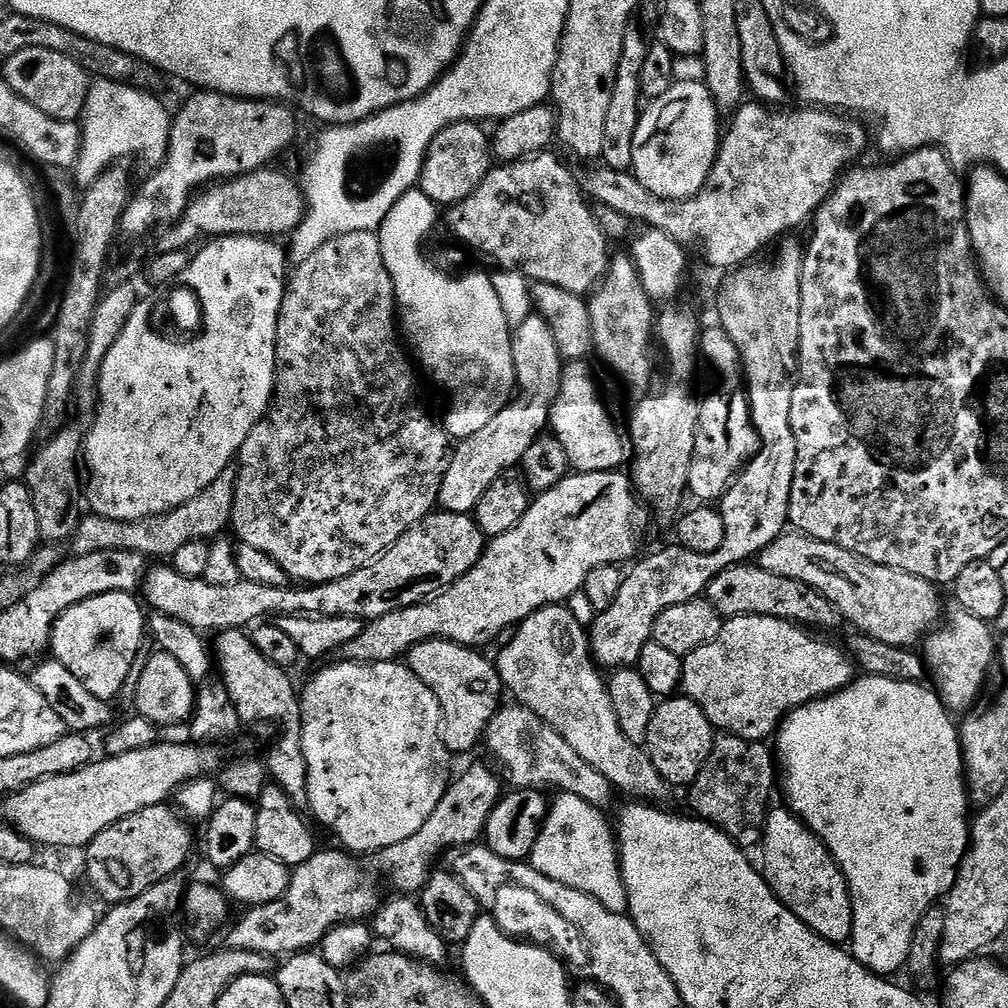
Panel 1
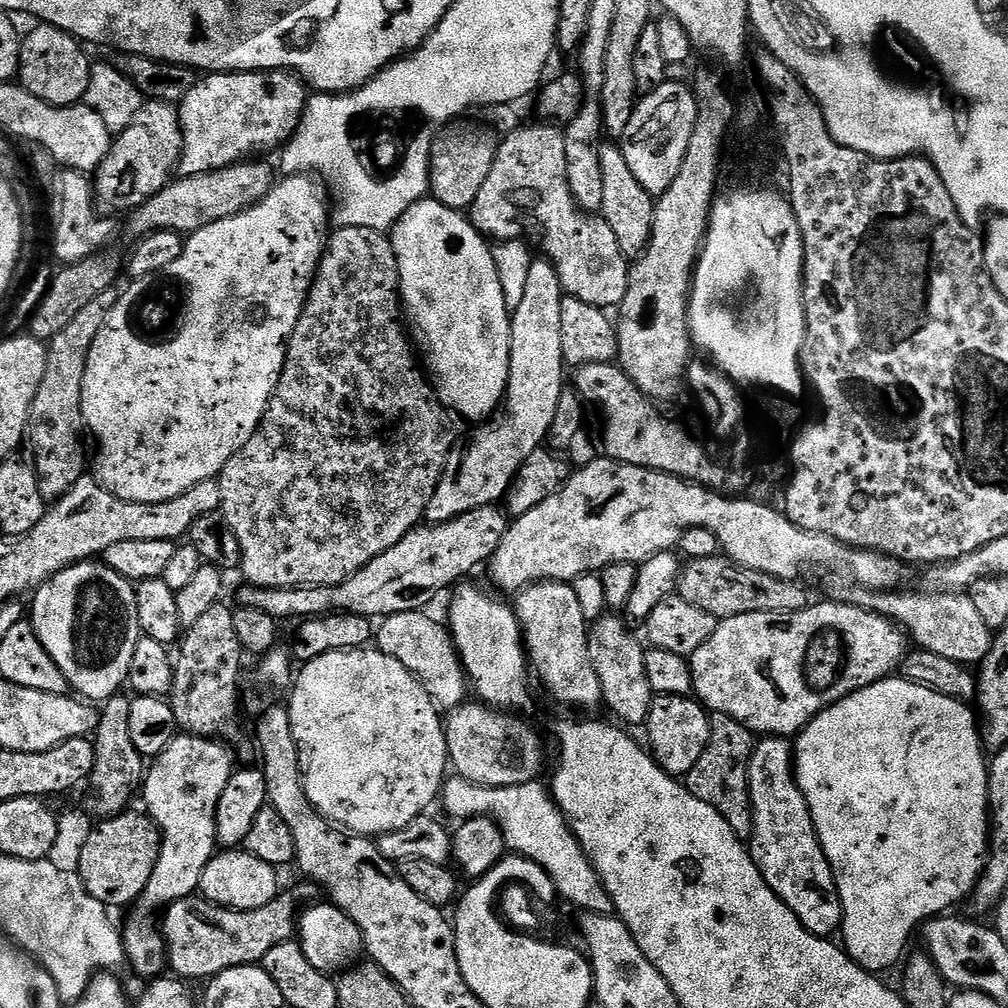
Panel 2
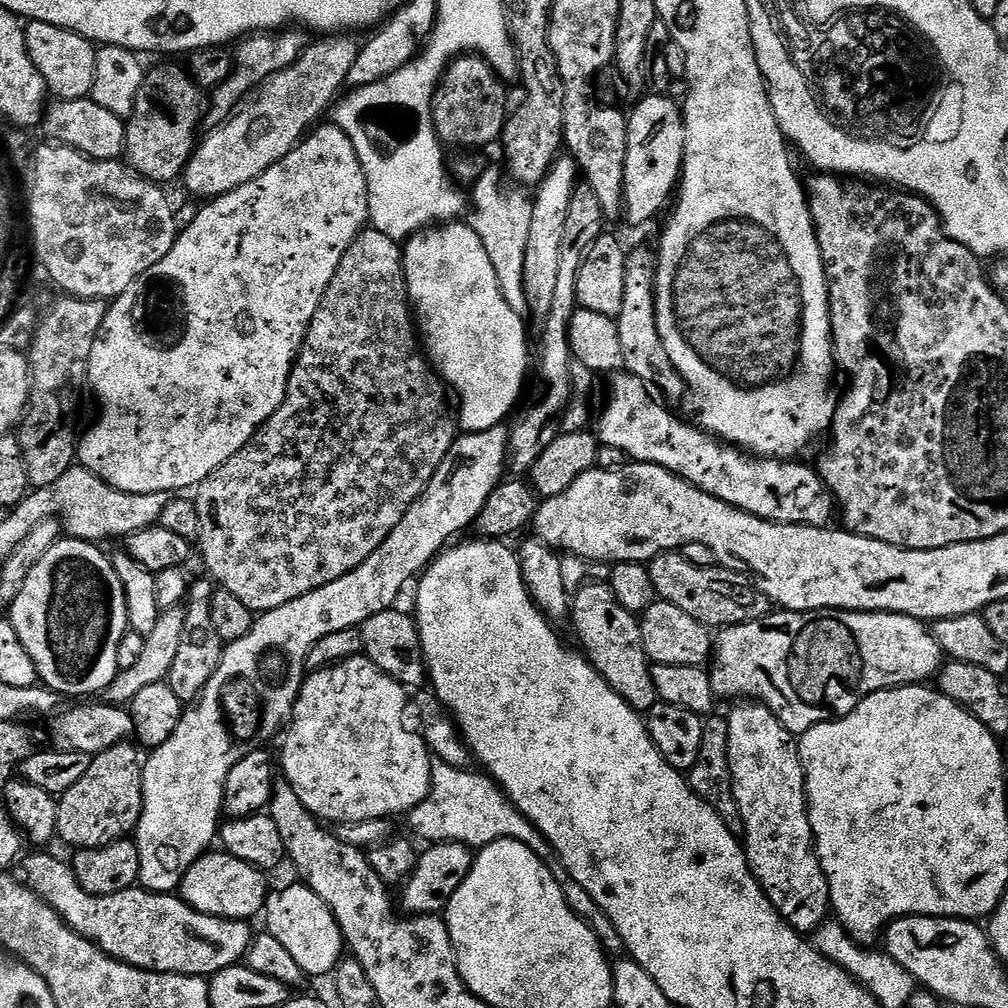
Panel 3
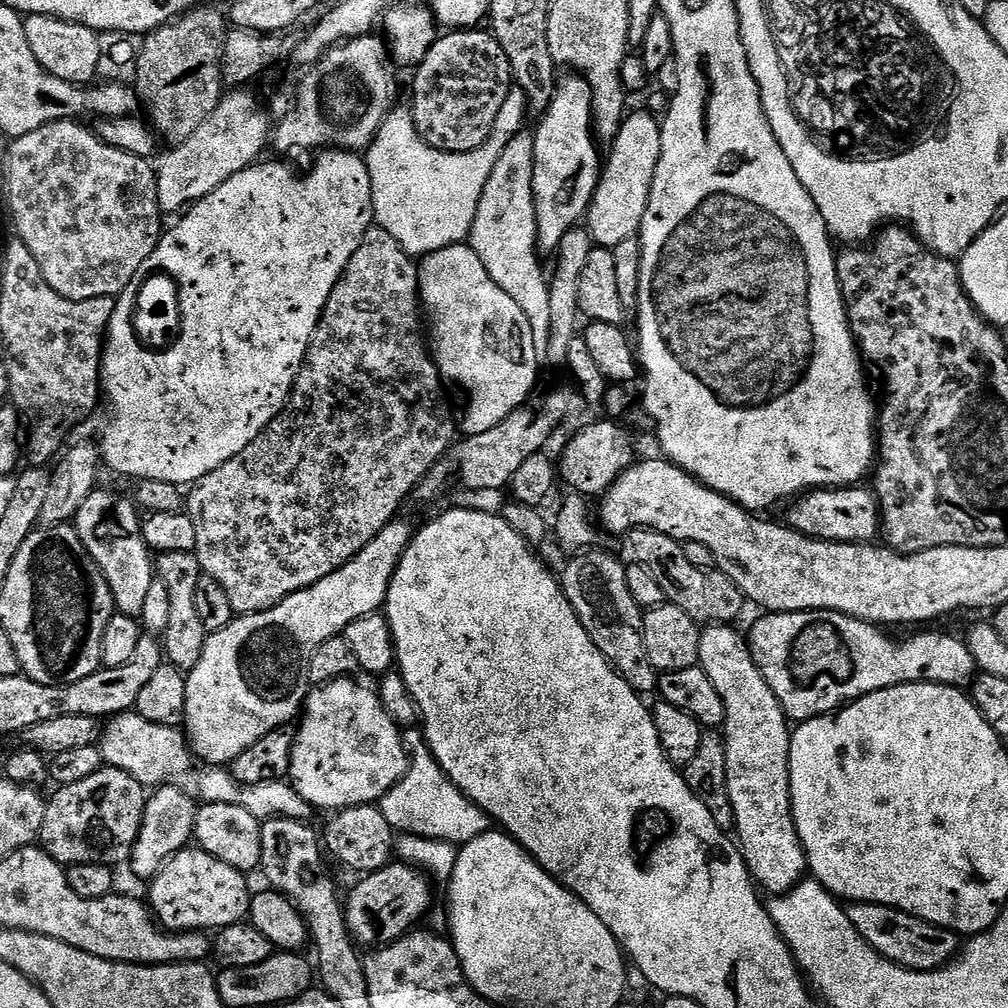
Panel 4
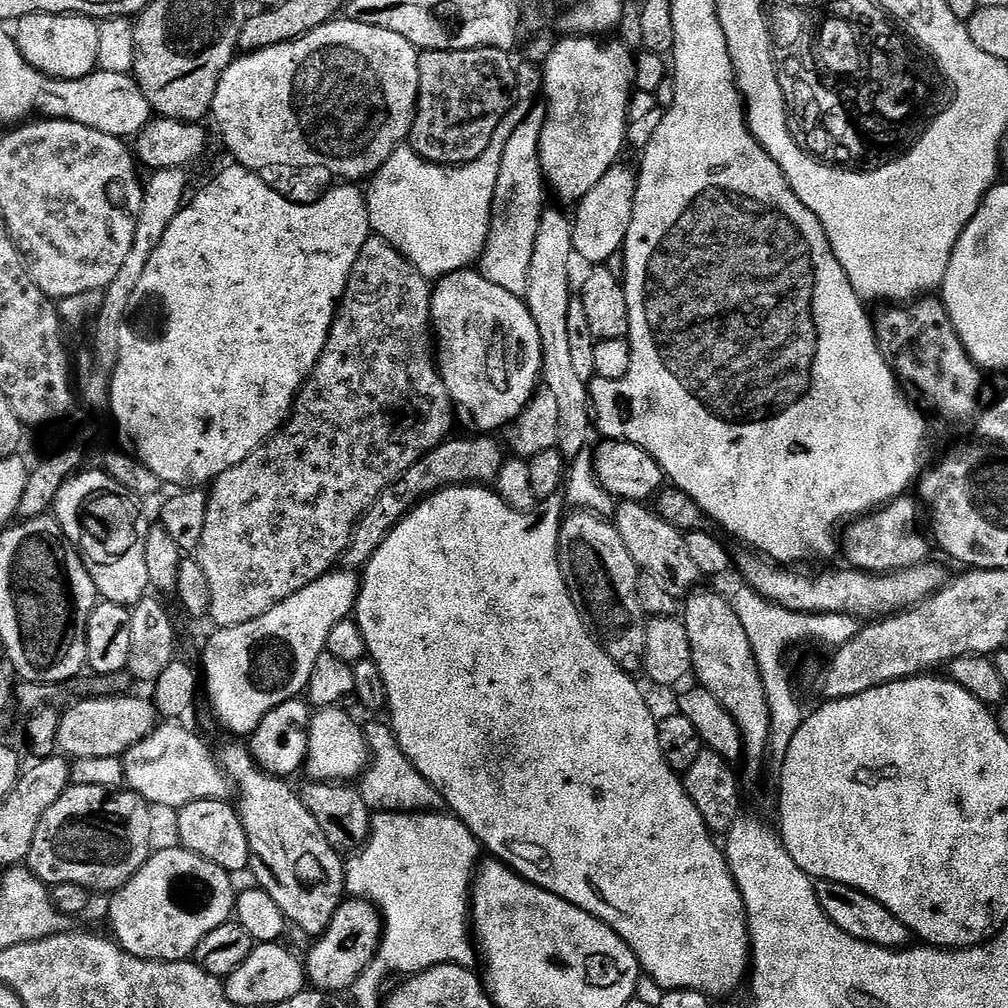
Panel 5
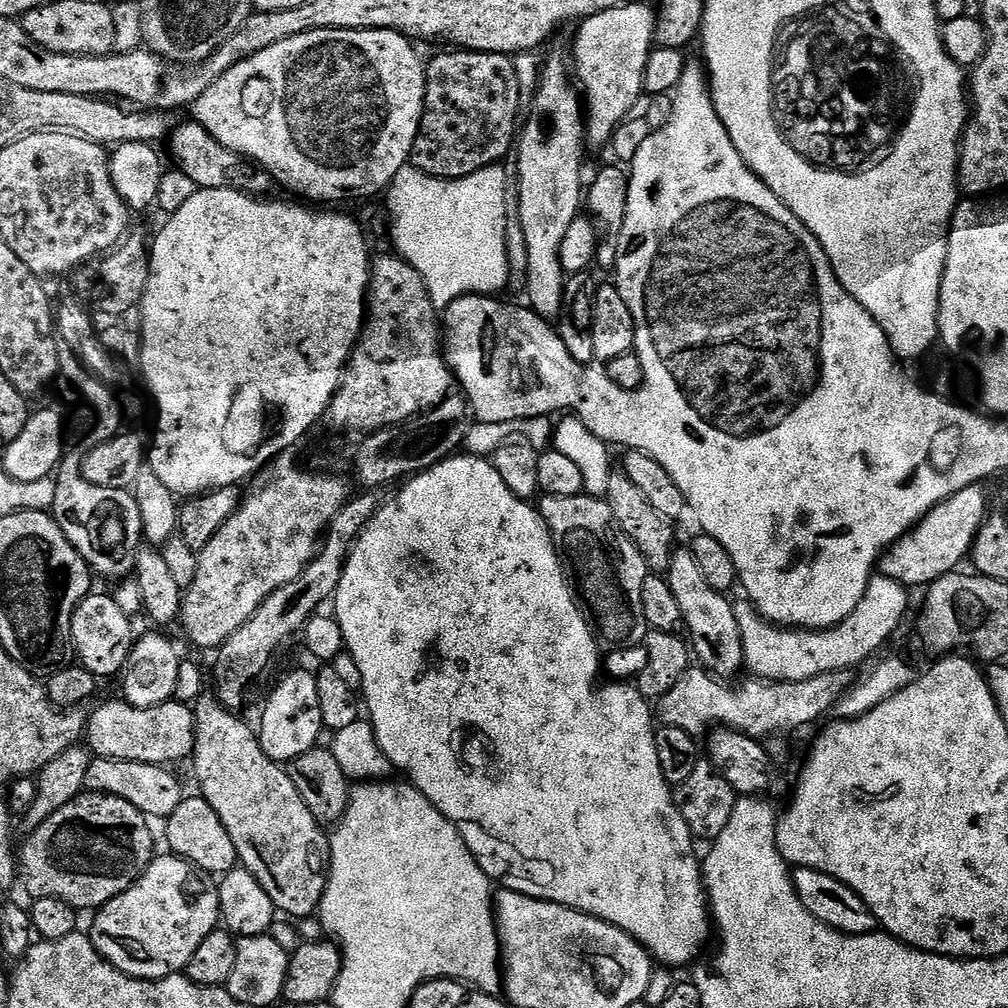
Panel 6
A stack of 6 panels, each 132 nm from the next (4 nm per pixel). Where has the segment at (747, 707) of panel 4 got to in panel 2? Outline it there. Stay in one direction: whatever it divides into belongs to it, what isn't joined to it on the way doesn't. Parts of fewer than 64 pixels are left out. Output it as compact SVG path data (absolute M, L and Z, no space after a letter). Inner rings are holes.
M764 738L752 749L752 760L748 763L748 785L752 799L752 817L754 826L750 837L752 861L758 866L762 878L782 898L786 906L810 930L810 934L832 938L841 931L844 922L844 911L840 895L836 889L836 879L832 873L830 862L820 845L816 827L810 814L810 806L806 802L800 783L796 781L794 767L794 748L784 738Z

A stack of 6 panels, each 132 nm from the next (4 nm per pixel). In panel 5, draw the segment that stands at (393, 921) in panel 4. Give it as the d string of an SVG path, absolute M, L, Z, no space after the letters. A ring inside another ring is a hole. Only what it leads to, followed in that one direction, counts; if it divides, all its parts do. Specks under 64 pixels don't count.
M355 898L341 901L330 926L311 943L312 948L304 956L305 977L309 985L315 991L329 994L349 991L375 958L382 936L383 917L375 905Z

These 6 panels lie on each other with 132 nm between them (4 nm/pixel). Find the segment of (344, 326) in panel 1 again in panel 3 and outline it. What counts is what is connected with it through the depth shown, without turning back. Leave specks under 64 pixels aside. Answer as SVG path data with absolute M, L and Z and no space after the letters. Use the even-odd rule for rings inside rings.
M371 226L365 227L360 237L350 246L350 250L346 250L346 254L342 258L342 262L338 266L338 270L334 274L334 278L326 290L326 294L322 298L322 302L318 306L318 310L310 322L304 344L300 347L300 357L296 360L296 365L292 367L292 377L288 380L288 393L282 402L282 406L261 426L259 432L256 433L256 437L254 437L247 446L242 450L238 450L238 454L234 454L234 458L230 458L222 466L218 466L218 470L214 470L214 474L210 474L210 478L206 478L195 489L194 501L197 512L201 516L198 552L199 555L200 552L204 555L204 564L208 567L209 572L207 572L207 575L211 577L223 591L234 594L234 598L242 598L242 602L246 602L246 606L253 614L263 614L270 610L278 610L278 606L286 606L286 602L294 602L294 598L302 598L302 594L310 594L322 586L326 586L330 582L340 580L346 574L353 572L355 568L359 568L362 562L366 562L366 558L370 558L370 554L374 554L374 550L378 550L382 546L382 542L386 542L386 538L392 533L394 528L402 522L402 518L406 518L410 506L414 506L414 502L417 498L426 491L429 482L434 478L436 472L442 466L442 462L448 456L450 446L456 441L458 435L458 420L454 415L453 409L452 412L448 409L448 396L450 400L449 389L446 387L444 381L440 379L436 369L432 367L422 347L421 341L418 339L418 328L414 323L414 313L408 299L408 283L404 277L404 253L401 245L397 243L397 241L391 240L386 234L382 234L377 228Z

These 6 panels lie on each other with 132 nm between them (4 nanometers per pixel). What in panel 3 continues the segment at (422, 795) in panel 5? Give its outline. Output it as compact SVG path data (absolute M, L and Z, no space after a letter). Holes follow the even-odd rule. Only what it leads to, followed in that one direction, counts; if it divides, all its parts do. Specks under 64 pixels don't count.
M441 762L433 763L432 788L417 808L407 813L406 821L425 842L432 844L462 843L471 850L479 850L495 840L517 840L542 858L550 849L544 835L505 796L503 788L487 774L455 768Z

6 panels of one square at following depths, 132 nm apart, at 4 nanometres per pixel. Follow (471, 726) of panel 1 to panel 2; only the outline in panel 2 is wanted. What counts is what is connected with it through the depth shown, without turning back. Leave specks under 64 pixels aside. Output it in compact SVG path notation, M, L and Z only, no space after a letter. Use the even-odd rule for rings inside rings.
M421 610L383 617L375 629L374 644L379 651L390 654L390 658L398 658L410 674L420 679L420 685L432 696L432 701L441 709L449 710L465 703L467 696L464 695L470 692L470 681L456 652L451 631L428 614Z

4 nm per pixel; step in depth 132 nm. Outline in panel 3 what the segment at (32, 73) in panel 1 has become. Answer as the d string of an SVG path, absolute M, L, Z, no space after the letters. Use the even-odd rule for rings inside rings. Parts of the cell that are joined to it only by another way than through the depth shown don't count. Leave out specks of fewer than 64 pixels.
M31 21L24 29L26 50L45 80L47 91L58 100L82 100L91 97L96 73L97 45L85 36L79 36L50 22Z

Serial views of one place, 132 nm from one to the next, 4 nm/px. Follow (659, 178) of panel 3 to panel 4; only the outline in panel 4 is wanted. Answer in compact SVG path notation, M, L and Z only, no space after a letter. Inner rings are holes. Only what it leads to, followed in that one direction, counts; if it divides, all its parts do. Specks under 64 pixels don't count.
M648 112L625 115L624 124L611 141L612 153L607 153L600 181L588 207L586 227L592 236L593 245L613 250L626 239L635 237L650 202L650 186L654 186L654 170L662 154L661 121Z

